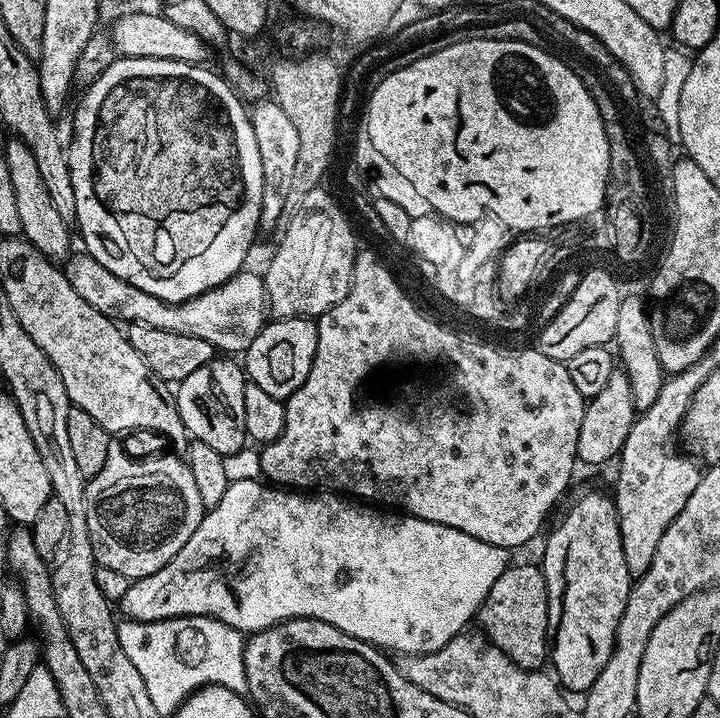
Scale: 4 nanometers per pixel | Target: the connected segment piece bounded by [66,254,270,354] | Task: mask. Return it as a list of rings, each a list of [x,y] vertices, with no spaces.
[[[69,255],[66,260],[70,286],[74,286],[74,290],[78,290],[78,294],[82,294],[94,310],[117,322],[145,324],[158,330],[170,330],[170,334],[202,338],[220,354],[243,354],[247,352],[250,342],[258,338],[270,316],[264,277],[259,271],[241,270],[222,282],[222,286],[171,304],[162,298],[154,298],[154,294],[146,294],[146,290],[138,290],[138,286],[130,286],[130,282],[118,278],[118,274],[110,274],[110,270],[106,270],[106,266],[102,266],[102,262],[93,256],[79,255]]]

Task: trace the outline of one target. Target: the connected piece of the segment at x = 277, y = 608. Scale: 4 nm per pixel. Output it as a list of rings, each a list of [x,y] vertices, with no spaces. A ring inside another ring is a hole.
[[[233,479],[228,485],[226,494],[222,494],[222,502],[218,502],[218,506],[205,511],[198,530],[194,530],[194,534],[190,534],[186,546],[182,546],[182,550],[178,550],[178,554],[174,554],[174,558],[170,558],[170,562],[166,562],[166,566],[162,566],[162,570],[129,583],[126,598],[118,601],[119,615],[138,622],[173,620],[179,616],[209,616],[218,622],[226,622],[226,626],[234,626],[234,630],[245,634],[261,632],[270,626],[280,624],[283,620],[297,620],[310,616],[313,620],[330,622],[330,626],[338,626],[338,630],[359,640],[364,640],[367,644],[374,644],[377,648],[387,650],[389,653],[424,656],[427,652],[433,652],[446,646],[446,642],[450,642],[467,629],[464,627],[471,620],[473,623],[486,594],[490,594],[490,586],[494,586],[494,582],[498,582],[500,575],[510,566],[509,549],[470,538],[470,534],[462,534],[462,530],[454,530],[450,526],[435,524],[417,516],[393,514],[391,511],[381,510],[376,506],[349,502],[336,494],[320,494],[317,495],[320,496],[317,500],[311,500],[308,497],[311,495],[301,494],[296,490],[285,491],[283,487],[257,480]]]

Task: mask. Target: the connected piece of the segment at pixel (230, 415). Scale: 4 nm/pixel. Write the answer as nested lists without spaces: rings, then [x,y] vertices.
[[[213,358],[202,370],[194,370],[190,378],[179,381],[174,395],[178,414],[184,423],[184,431],[192,440],[206,442],[206,446],[218,450],[218,454],[231,458],[246,444],[244,430],[244,385],[246,373],[232,358]]]

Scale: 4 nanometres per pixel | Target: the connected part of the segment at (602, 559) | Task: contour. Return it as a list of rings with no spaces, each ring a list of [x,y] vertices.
[[[584,492],[565,510],[564,517],[553,526],[544,544],[542,571],[548,587],[550,668],[552,664],[551,671],[555,679],[569,693],[583,694],[590,686],[594,686],[594,678],[602,674],[602,666],[610,662],[618,622],[622,622],[622,610],[626,610],[628,595],[634,583],[626,566],[626,554],[622,554],[622,534],[616,502],[609,493],[607,496],[604,492]]]

